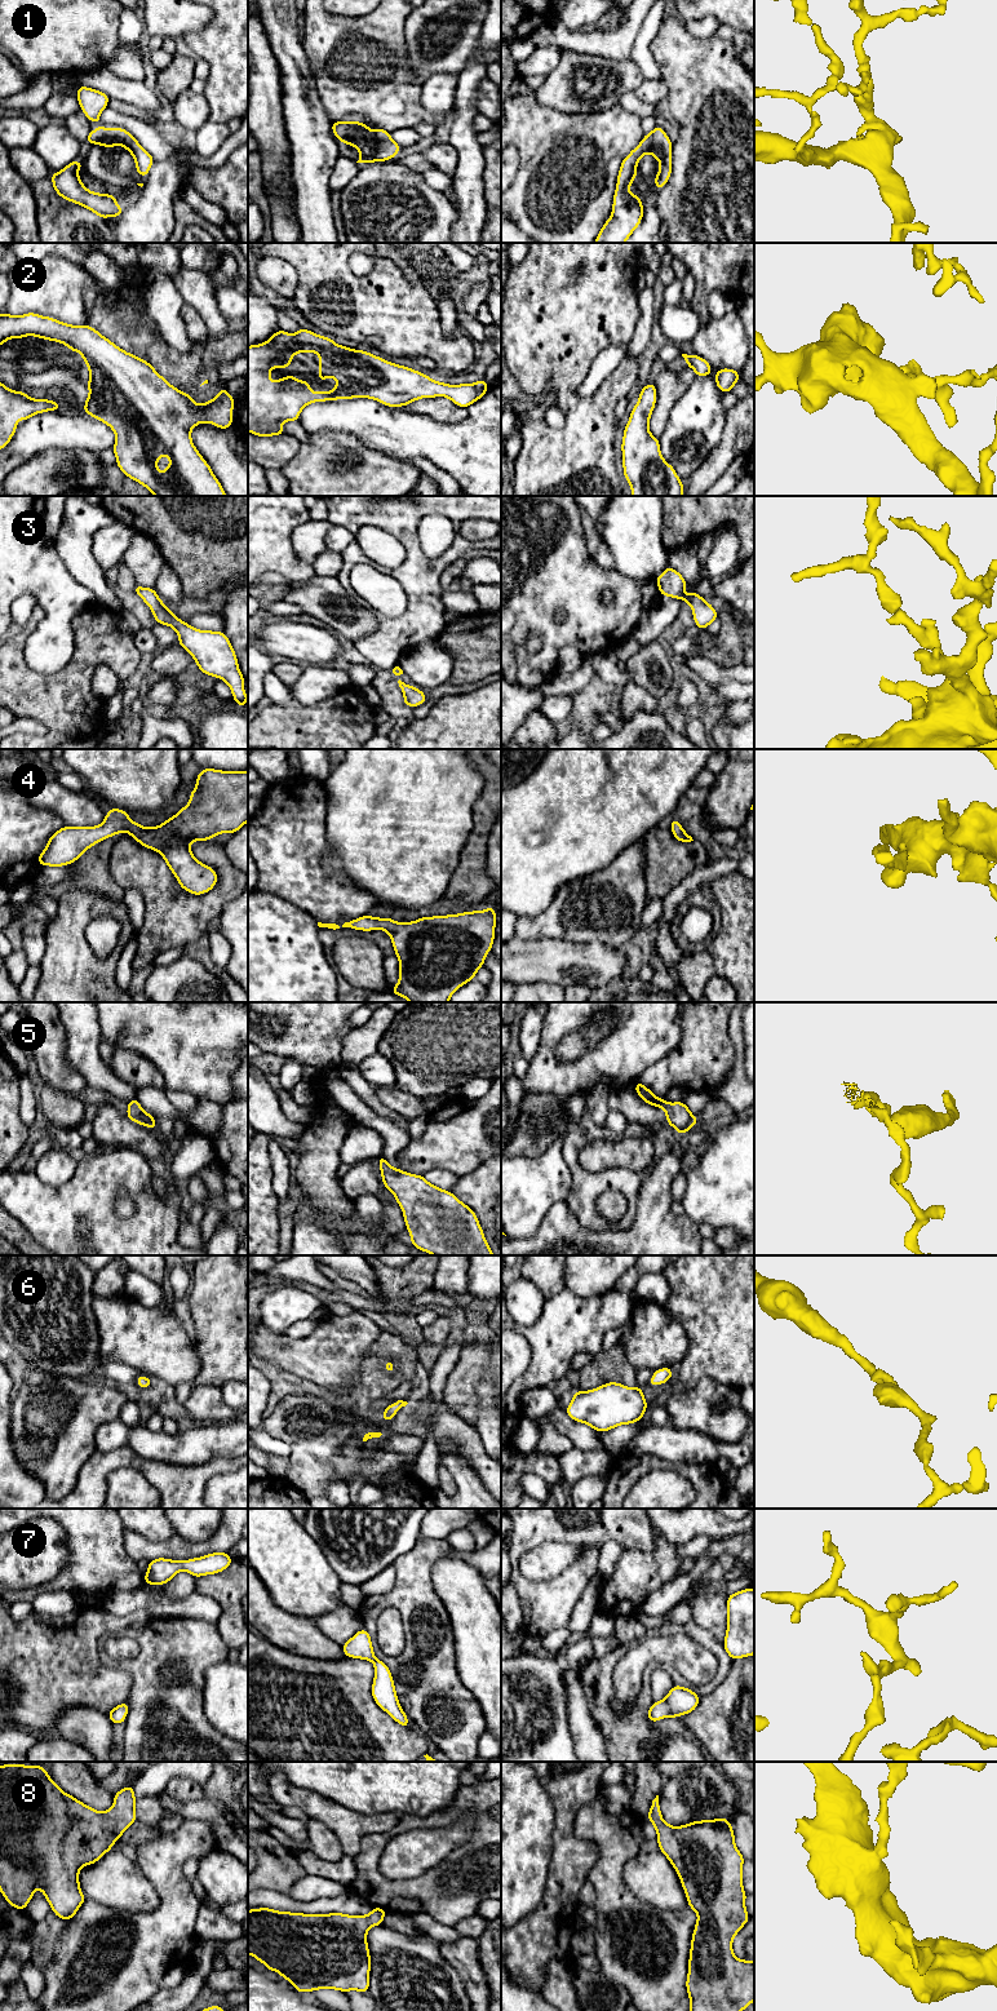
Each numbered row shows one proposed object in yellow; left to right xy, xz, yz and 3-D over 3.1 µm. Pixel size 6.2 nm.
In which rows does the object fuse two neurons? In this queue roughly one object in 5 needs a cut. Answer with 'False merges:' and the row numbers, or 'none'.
False merges: none

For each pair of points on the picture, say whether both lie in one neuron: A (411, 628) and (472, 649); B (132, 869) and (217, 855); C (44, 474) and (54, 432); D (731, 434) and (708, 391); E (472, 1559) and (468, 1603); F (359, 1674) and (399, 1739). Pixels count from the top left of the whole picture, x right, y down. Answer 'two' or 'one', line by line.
A: two
B: one
C: two
D: two
E: two
F: one

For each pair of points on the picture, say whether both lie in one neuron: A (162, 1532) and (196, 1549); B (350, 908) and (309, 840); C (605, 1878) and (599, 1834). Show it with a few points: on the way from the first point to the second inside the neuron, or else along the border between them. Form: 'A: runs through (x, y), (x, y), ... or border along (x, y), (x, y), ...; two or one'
A: border along (176, 1533), (163, 1541), (150, 1541), (141, 1536); two
B: runs through (333, 891), (309, 867), (309, 856); one
C: runs through (607, 1868), (607, 1845); one

